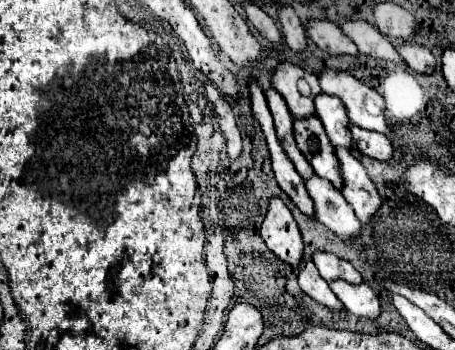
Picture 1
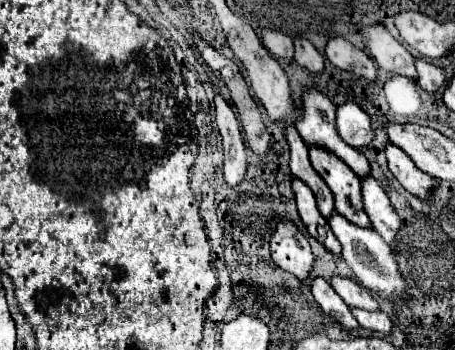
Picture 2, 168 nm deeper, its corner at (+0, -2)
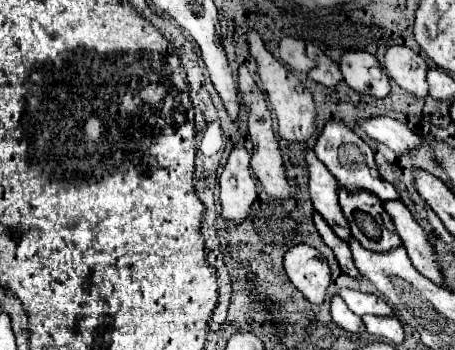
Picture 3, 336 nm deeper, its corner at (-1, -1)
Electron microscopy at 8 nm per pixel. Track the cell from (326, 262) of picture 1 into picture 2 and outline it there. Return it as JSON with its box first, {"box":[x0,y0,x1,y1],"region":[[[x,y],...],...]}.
{"box":[332,277,378,311],"region":[[[334,277],[332,283],[334,291],[344,299],[344,303],[350,309],[366,309],[366,311],[376,311],[378,309],[378,301],[374,301],[374,297],[370,295],[370,291],[362,285],[358,285],[352,279],[342,279],[342,277]]]}

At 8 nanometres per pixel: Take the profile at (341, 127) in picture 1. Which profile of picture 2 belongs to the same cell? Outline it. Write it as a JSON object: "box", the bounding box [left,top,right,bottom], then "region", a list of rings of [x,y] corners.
{"box":[336,99,374,149],"region":[[[352,99],[338,105],[336,125],[340,137],[356,149],[370,145],[370,141],[374,139],[374,127],[370,125],[370,115],[364,109],[360,109]]]}

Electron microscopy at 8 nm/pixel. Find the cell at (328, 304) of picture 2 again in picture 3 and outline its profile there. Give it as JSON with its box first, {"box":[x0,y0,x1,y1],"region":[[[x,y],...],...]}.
{"box":[331,296,363,332],"region":[[[331,296],[331,318],[337,326],[349,330],[349,332],[363,332],[363,322],[359,316],[355,316],[345,304],[343,300],[339,300],[339,296]]]}

